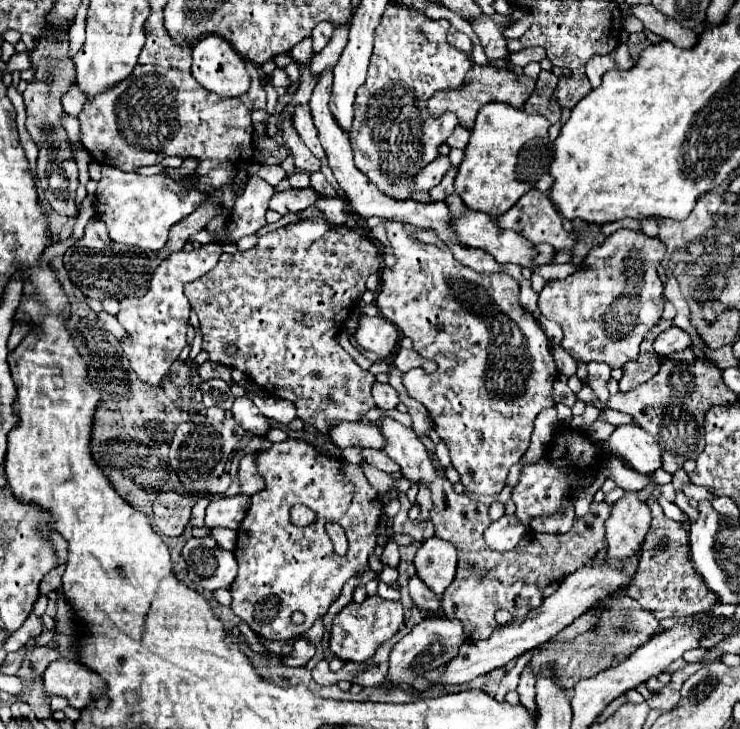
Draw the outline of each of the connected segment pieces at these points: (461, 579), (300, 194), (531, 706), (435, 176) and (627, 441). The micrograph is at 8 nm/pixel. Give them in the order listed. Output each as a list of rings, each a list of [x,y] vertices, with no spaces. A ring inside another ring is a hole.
[[[383,418],[381,432],[387,440],[385,454],[399,464],[403,478],[407,478],[411,486],[429,488],[433,502],[429,520],[435,526],[435,536],[449,540],[459,552],[457,576],[453,584],[445,590],[441,598],[441,608],[449,618],[457,618],[463,622],[467,640],[489,638],[491,632],[497,628],[495,612],[499,608],[509,610],[513,618],[529,614],[543,602],[543,590],[549,584],[565,580],[565,576],[573,574],[597,554],[605,552],[605,520],[609,518],[611,510],[607,502],[593,502],[583,518],[575,518],[575,524],[567,534],[539,534],[529,530],[525,534],[525,540],[521,540],[515,550],[491,550],[483,540],[483,532],[489,526],[487,506],[469,498],[467,494],[453,492],[451,482],[445,478],[443,472],[433,466],[427,448],[421,444],[411,428],[405,428],[393,418]]]
[[[305,188],[305,190],[287,190],[287,192],[277,192],[271,198],[269,208],[279,212],[279,214],[299,214],[303,210],[307,210],[309,206],[313,206],[317,202],[319,194],[313,188]]]
[[[529,662],[521,672],[521,682],[517,692],[521,696],[521,706],[525,706],[527,710],[535,710],[535,672],[529,668]]]
[[[437,156],[429,166],[425,166],[417,174],[415,184],[413,184],[415,192],[429,192],[431,188],[435,188],[443,180],[443,176],[447,174],[449,166],[451,166],[451,162],[449,162],[447,156]]]
[[[621,424],[609,438],[613,456],[623,458],[640,474],[651,474],[661,468],[661,448],[657,440],[637,424]]]

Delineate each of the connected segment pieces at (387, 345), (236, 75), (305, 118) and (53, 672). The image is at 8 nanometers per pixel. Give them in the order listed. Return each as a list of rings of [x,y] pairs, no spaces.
[[[361,316],[359,328],[355,332],[355,340],[363,350],[375,352],[381,358],[391,356],[397,346],[399,330],[383,316]]]
[[[209,34],[209,38],[201,38],[201,42],[193,46],[193,76],[203,88],[223,98],[243,96],[247,94],[249,84],[251,84],[251,78],[245,70],[245,60],[239,58],[239,54],[229,46],[229,42],[225,42],[223,38],[215,34]]]
[[[299,104],[293,110],[293,126],[297,130],[297,134],[301,136],[301,140],[307,144],[307,148],[317,156],[317,158],[325,158],[325,150],[317,138],[317,130],[313,126],[311,120],[311,110],[309,104]]]
[[[55,660],[43,672],[43,690],[45,698],[61,696],[67,698],[71,708],[81,710],[105,692],[105,682],[101,682],[91,670],[85,670],[79,662]]]

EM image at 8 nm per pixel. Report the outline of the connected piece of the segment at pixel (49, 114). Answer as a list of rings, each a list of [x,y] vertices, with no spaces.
[[[37,42],[35,50],[31,52],[31,62],[35,70],[35,80],[29,82],[27,90],[23,92],[25,106],[27,106],[27,130],[33,136],[35,144],[39,146],[37,158],[37,176],[43,184],[45,198],[53,206],[53,210],[61,216],[75,216],[75,190],[79,186],[77,180],[77,164],[73,160],[73,152],[67,146],[67,134],[61,126],[61,96],[67,88],[75,82],[73,62],[67,56],[69,42]]]

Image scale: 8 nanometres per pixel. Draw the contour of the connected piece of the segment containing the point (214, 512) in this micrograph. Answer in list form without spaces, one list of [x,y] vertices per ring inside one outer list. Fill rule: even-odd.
[[[237,494],[231,498],[213,498],[207,506],[205,524],[211,528],[223,526],[237,530],[249,510],[249,504],[251,504],[251,496],[245,494]]]

